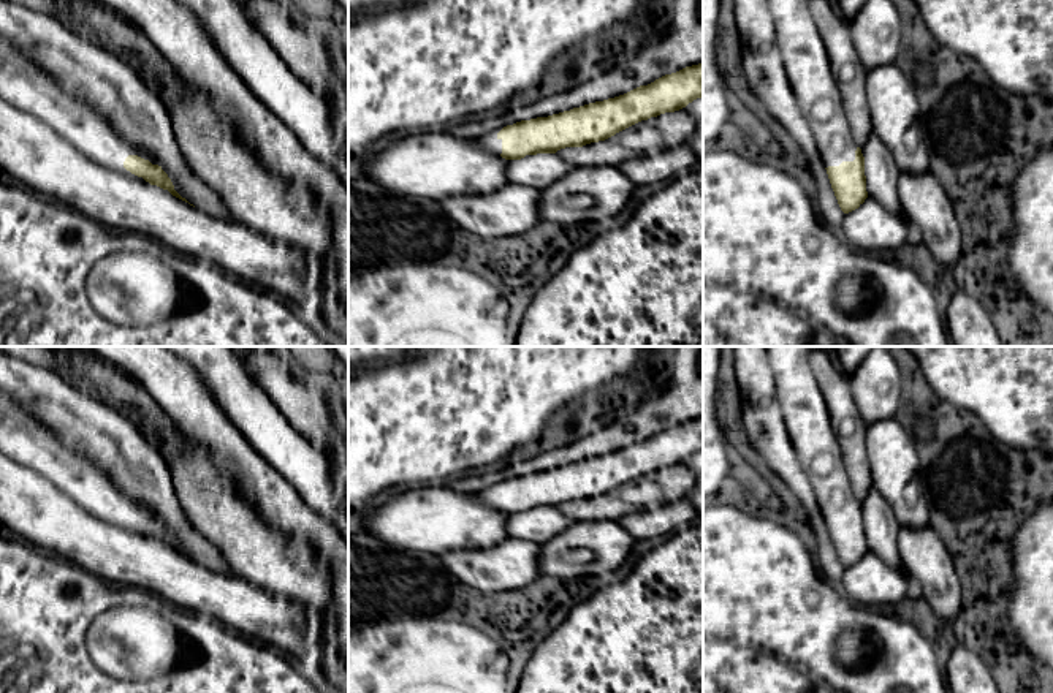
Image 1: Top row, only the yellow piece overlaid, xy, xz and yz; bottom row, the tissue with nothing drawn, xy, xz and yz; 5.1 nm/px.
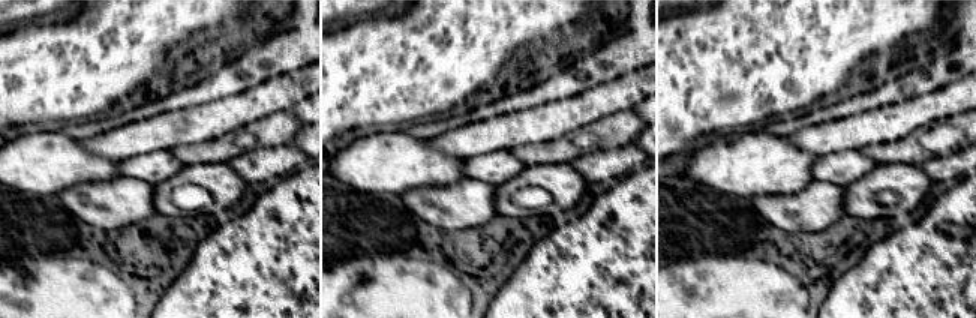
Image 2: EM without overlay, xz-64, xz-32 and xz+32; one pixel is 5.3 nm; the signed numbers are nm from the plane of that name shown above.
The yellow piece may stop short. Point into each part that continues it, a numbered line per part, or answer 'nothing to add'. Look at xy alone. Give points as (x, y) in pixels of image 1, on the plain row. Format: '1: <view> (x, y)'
1: xy (24, 439)

